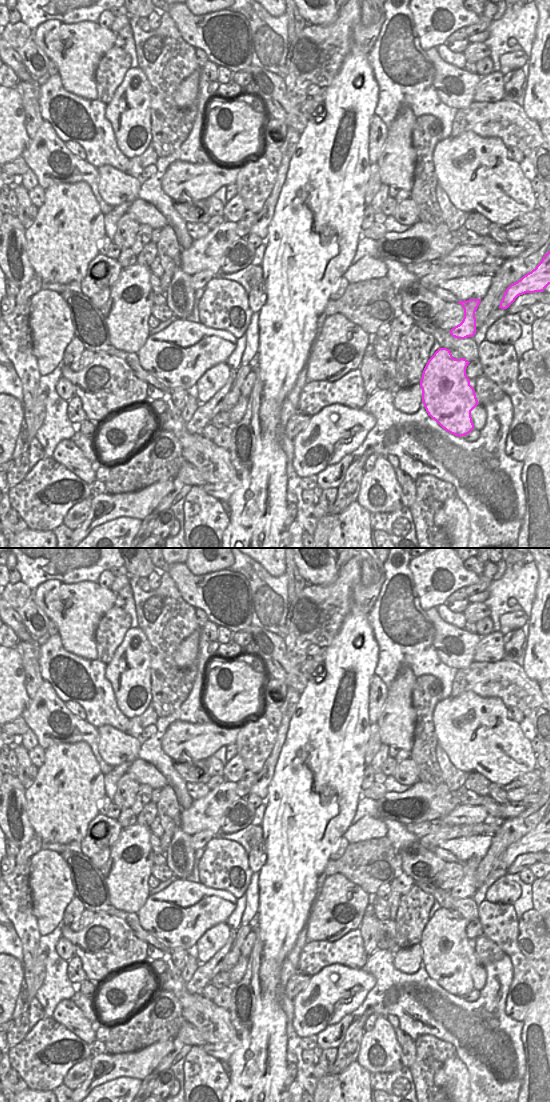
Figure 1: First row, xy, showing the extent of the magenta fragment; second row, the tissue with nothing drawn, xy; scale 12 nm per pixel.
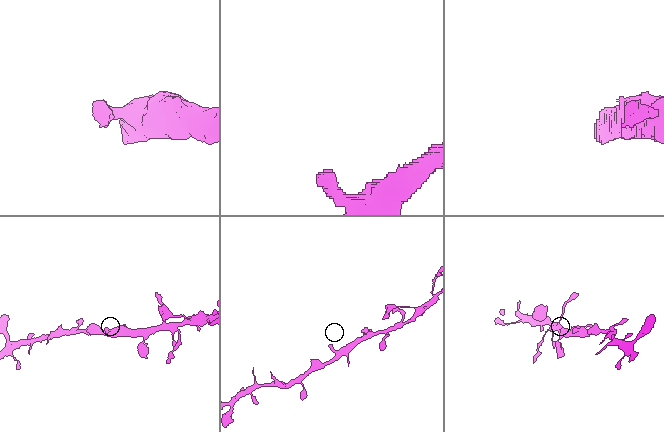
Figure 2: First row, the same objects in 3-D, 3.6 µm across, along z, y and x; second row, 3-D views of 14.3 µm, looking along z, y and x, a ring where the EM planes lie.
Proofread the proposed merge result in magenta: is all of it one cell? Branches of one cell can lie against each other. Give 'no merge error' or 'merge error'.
no merge error

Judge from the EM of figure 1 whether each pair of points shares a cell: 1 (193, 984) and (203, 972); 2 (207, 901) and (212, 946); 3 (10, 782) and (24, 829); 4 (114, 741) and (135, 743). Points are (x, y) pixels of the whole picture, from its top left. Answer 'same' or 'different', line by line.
1: same
2: different
3: same
4: same

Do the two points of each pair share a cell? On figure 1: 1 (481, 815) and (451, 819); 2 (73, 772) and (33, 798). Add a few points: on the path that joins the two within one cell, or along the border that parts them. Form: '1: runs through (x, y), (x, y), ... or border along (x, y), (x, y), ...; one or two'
1: runs through (474, 814), (458, 815); one
2: runs through (63, 779), (60, 779), (43, 796); one

